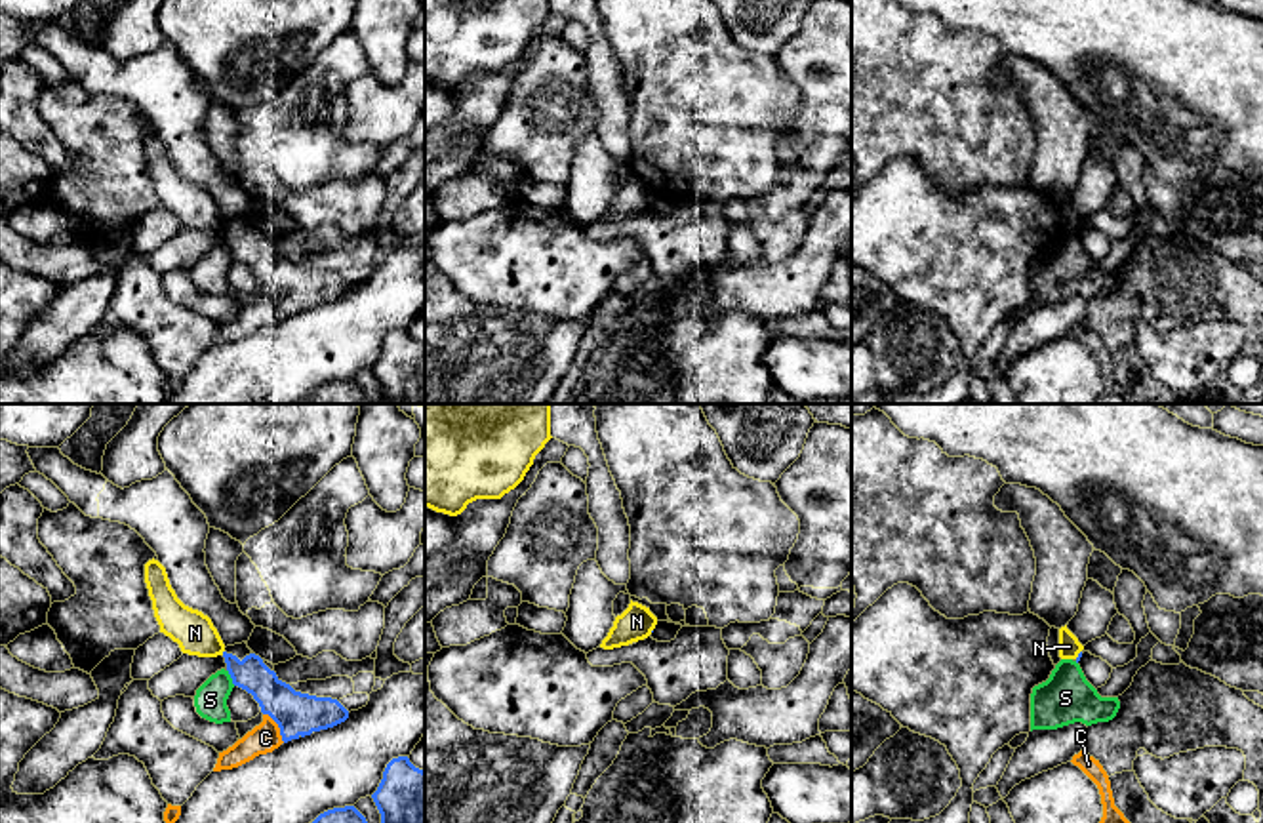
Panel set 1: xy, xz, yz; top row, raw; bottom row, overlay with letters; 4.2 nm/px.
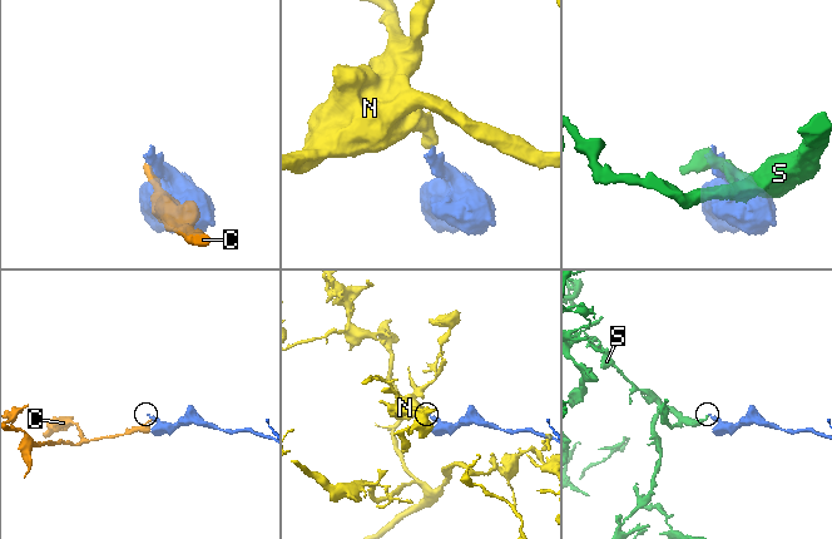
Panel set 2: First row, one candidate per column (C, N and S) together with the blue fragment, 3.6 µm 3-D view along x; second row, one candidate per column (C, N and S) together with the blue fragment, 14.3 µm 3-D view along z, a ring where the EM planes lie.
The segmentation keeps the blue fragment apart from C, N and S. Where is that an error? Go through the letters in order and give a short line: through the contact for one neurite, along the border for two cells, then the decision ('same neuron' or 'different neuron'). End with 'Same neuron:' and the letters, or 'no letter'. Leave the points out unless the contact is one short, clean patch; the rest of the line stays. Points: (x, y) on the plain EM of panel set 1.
C: same neuron
N: yz (1081, 223), (1075, 231) | different neuron
S: xy (227, 242), (235, 258) | different neuron
Same neuron: C

